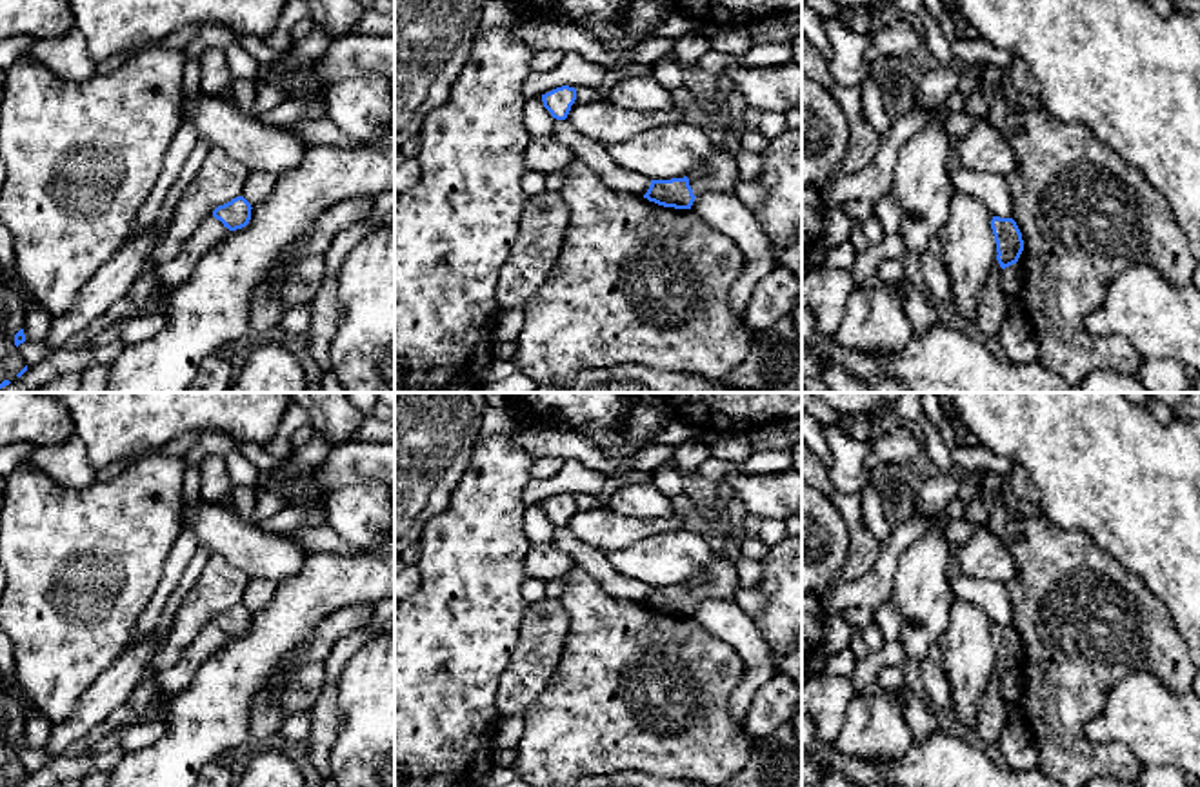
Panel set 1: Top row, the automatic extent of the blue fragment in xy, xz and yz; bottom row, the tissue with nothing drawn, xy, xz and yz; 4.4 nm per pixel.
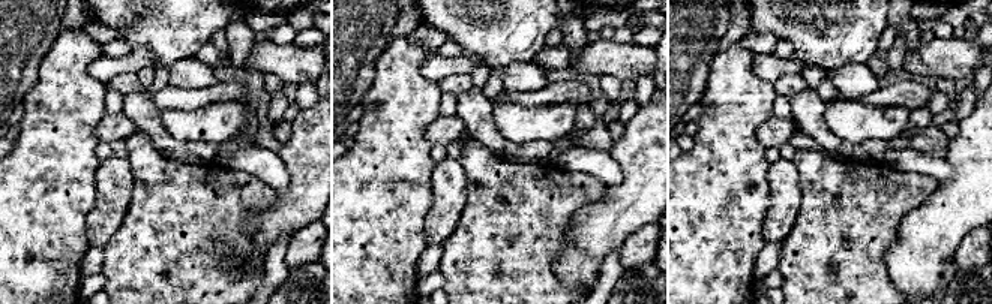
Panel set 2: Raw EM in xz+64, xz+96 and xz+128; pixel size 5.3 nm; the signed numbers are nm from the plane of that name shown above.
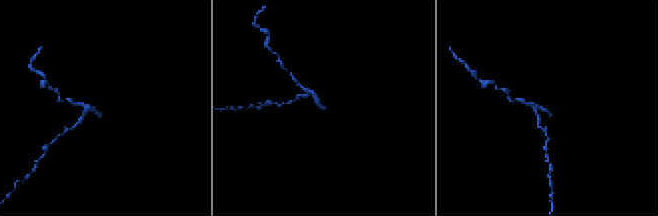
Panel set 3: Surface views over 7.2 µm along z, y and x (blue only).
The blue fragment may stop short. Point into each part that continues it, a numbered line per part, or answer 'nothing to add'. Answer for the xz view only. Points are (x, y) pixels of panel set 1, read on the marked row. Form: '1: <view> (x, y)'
1: xz (719, 173)

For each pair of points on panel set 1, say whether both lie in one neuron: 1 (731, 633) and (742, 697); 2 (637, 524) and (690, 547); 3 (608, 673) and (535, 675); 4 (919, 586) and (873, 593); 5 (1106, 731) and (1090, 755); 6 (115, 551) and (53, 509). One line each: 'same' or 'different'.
1: same
2: different
3: different
4: different
5: different
6: same

